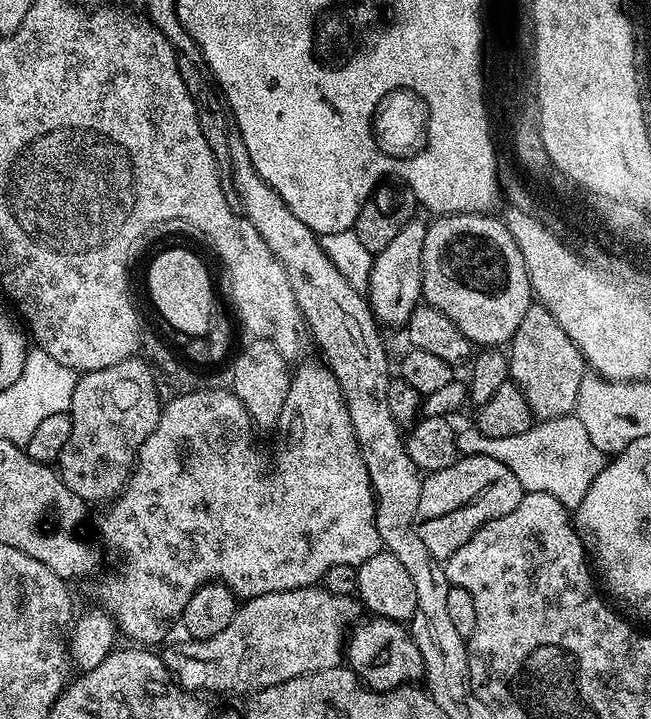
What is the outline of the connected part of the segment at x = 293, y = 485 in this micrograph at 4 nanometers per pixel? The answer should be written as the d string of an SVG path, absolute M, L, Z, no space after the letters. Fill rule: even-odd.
M301 363L300 369L291 373L292 385L286 394L284 409L280 415L280 424L284 428L284 445L276 452L276 461L272 468L264 469L256 448L252 445L254 425L248 416L248 411L242 406L235 392L225 390L219 392L216 388L208 388L205 392L184 392L172 401L163 405L158 426L142 442L140 451L136 454L136 467L128 477L124 491L107 505L108 513L100 520L100 532L104 540L112 548L117 548L128 559L128 565L121 576L108 580L104 584L104 593L99 603L111 613L119 631L129 636L129 641L140 646L154 646L168 632L171 620L179 621L184 614L186 602L203 584L219 582L224 584L241 601L251 596L261 596L271 592L285 592L291 588L310 588L319 585L330 566L359 566L366 558L374 558L382 550L380 535L376 529L376 497L372 495L372 483L366 474L366 462L362 462L362 454L358 446L358 438L354 434L354 426L350 422L350 414L346 410L344 395L340 384L334 378L332 369L320 364Z

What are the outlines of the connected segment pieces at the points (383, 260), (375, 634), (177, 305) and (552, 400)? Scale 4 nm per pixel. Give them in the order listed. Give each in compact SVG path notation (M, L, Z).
M419 218L409 220L406 226L402 226L402 230L398 230L398 234L390 241L390 246L386 246L386 250L375 253L372 261L371 276L368 279L368 287L366 294L369 303L372 305L372 314L376 317L381 325L389 324L392 330L400 330L407 325L410 314L416 309L417 304L422 300L422 289L424 280L420 277L422 274L422 250L426 242L426 230L428 224L420 221Z
M368 618L365 624L359 624L351 629L346 640L346 664L363 683L375 692L391 692L394 688L411 685L423 677L422 650L418 650L411 631L403 623Z
M168 248L153 258L148 268L148 296L157 314L174 331L181 332L187 338L195 338L204 336L206 330L210 330L212 317L217 311L212 276L207 266L190 249Z
M533 302L526 310L506 352L511 383L524 391L526 402L537 421L571 416L576 411L579 387L586 375L586 361L578 346L558 326L554 314Z

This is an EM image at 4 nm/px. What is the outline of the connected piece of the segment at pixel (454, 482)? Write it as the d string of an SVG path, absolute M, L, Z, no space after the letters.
M460 456L453 464L446 466L446 470L427 473L422 480L422 494L418 498L416 515L418 531L422 542L426 542L426 550L430 550L430 554L434 554L438 561L448 560L450 554L454 554L454 550L458 550L458 546L462 546L462 542L470 539L486 522L502 518L502 514L510 514L510 510L520 505L524 493L518 478L514 478L514 474L510 474L502 462L494 462L494 458L485 456Z

